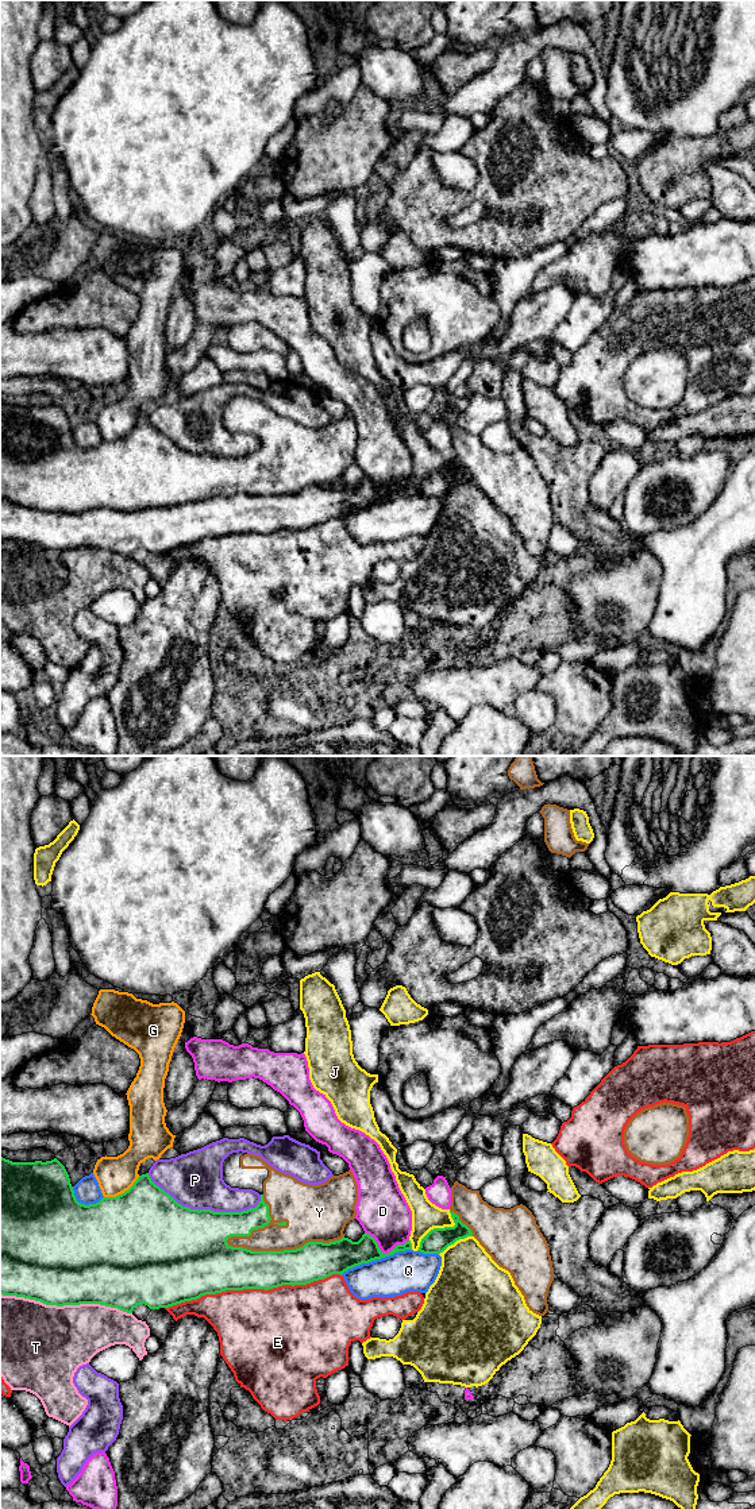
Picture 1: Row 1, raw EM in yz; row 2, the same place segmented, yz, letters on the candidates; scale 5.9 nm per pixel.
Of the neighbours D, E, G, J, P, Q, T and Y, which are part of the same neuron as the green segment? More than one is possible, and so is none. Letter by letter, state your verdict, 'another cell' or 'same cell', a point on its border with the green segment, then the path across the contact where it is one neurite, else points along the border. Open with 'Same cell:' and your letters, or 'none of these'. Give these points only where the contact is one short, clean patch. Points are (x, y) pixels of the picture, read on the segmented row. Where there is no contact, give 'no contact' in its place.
Same cell: Y
D: another cell; meets green in yz at (385, 1254)
E: another cell; meets green in yz at (253, 1288)
G: another cell; meets green in yz at (122, 1193)
J: another cell; meets green in yz at (439, 1228)
P: another cell; meets green in yz at (203, 1210)
Q: another cell; meets green in yz at (376, 1258)
T: another cell; meets green in yz at (66, 1304)
Y: same cell; meets green in yz at (284, 1250)

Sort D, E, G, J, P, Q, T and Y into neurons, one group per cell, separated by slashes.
D / E / G / J / P / Q / T / Y

